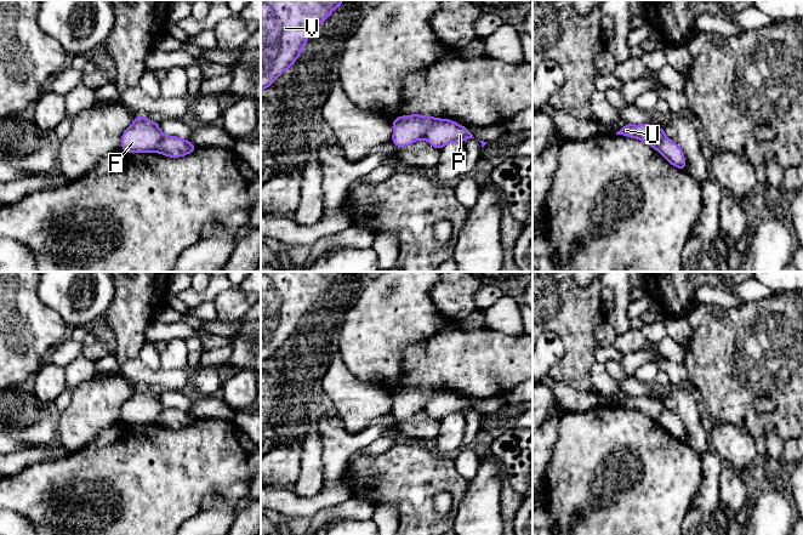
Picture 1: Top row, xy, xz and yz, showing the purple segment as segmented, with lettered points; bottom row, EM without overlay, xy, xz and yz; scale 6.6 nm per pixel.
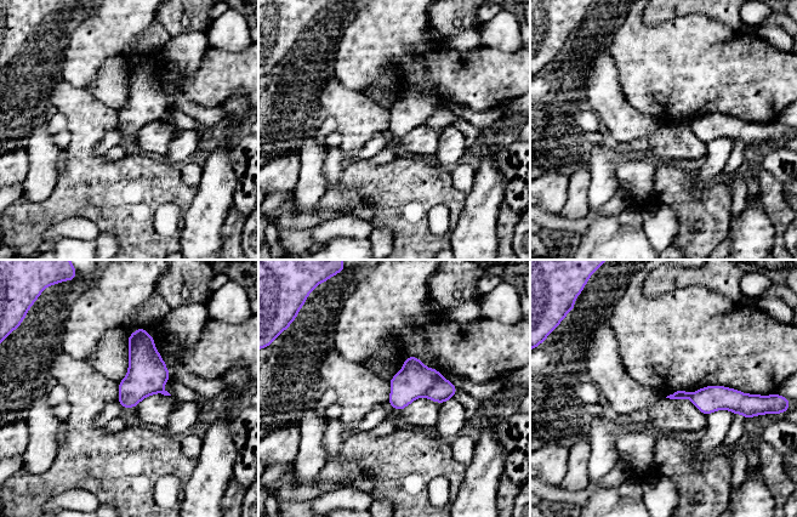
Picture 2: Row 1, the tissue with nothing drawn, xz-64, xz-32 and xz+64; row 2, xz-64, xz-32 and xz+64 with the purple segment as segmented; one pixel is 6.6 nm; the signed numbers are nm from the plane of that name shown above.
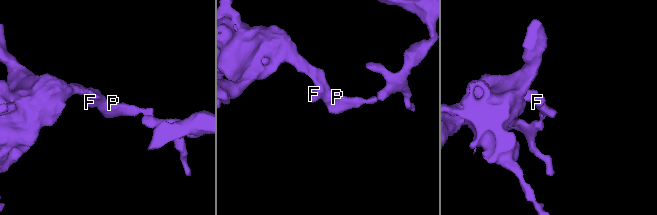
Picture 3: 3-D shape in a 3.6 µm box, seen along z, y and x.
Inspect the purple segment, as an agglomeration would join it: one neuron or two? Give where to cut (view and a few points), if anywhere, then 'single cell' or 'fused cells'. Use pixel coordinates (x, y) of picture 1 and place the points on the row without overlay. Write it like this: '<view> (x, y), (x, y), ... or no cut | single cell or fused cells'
xz (439, 391), (422, 409) | fused cells

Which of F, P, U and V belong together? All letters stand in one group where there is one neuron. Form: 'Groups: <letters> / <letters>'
Groups: F U V / P

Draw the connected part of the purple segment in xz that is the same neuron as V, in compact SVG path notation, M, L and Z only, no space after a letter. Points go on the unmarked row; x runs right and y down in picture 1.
M261 272L261 363L298 331L314 301L343 272Z

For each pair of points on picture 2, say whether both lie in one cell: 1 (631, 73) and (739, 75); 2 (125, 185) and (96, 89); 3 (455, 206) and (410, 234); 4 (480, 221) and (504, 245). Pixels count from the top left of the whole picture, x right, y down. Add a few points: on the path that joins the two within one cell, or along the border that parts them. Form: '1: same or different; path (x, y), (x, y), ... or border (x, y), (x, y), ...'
1: same; path (658, 73), (712, 73)
2: different; border (86, 89), (95, 97), (118, 111)
3: same; path (440, 200), (431, 200), (411, 220)
4: different; border (499, 210), (496, 246)

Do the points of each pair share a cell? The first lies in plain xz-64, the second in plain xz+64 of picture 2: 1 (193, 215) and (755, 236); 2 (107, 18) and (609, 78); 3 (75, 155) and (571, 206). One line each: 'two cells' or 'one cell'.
1: one cell
2: two cells
3: two cells

